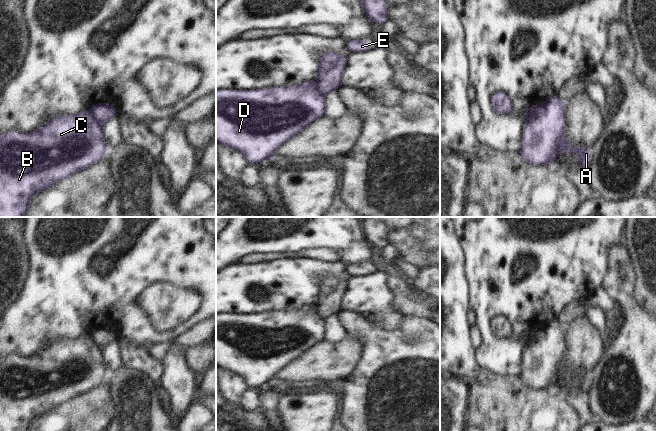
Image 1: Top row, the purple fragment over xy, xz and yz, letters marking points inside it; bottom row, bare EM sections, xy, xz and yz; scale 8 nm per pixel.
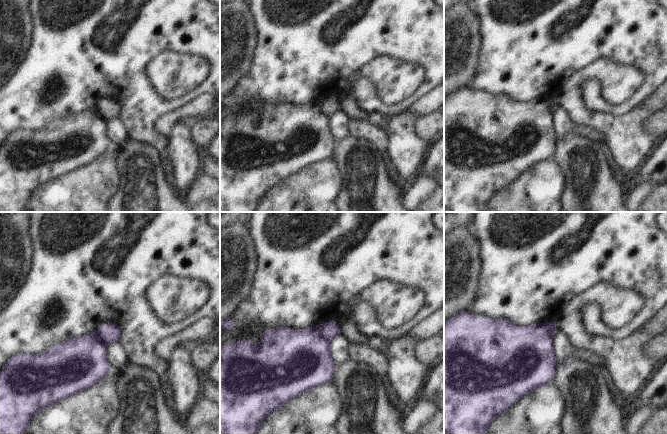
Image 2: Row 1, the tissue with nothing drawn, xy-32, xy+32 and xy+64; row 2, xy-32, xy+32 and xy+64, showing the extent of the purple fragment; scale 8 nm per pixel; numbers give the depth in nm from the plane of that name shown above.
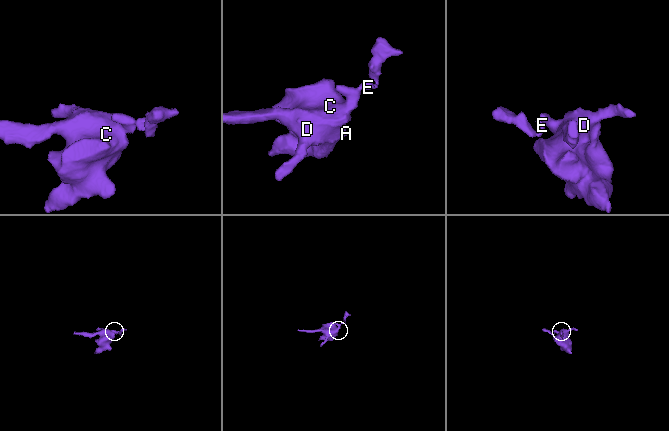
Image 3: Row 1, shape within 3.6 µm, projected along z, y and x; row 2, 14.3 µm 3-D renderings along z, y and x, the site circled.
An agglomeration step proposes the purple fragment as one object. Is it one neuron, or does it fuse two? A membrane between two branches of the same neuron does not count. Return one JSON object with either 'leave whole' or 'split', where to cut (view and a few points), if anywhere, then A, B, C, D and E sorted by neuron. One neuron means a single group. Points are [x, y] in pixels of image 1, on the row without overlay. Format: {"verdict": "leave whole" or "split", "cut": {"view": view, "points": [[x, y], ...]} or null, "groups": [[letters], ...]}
{"verdict": "split", "cut": {"view": "xy", "points": [[90, 333], [93, 341], [101, 350]]}, "groups": [["A", "B", "C", "D"], ["E"]]}

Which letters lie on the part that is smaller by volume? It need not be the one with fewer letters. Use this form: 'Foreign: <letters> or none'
Foreign: E

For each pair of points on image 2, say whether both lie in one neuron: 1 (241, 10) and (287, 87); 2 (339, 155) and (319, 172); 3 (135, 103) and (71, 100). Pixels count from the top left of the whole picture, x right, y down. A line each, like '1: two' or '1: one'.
1: two
2: two
3: one

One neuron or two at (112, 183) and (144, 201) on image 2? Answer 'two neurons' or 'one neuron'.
two neurons

